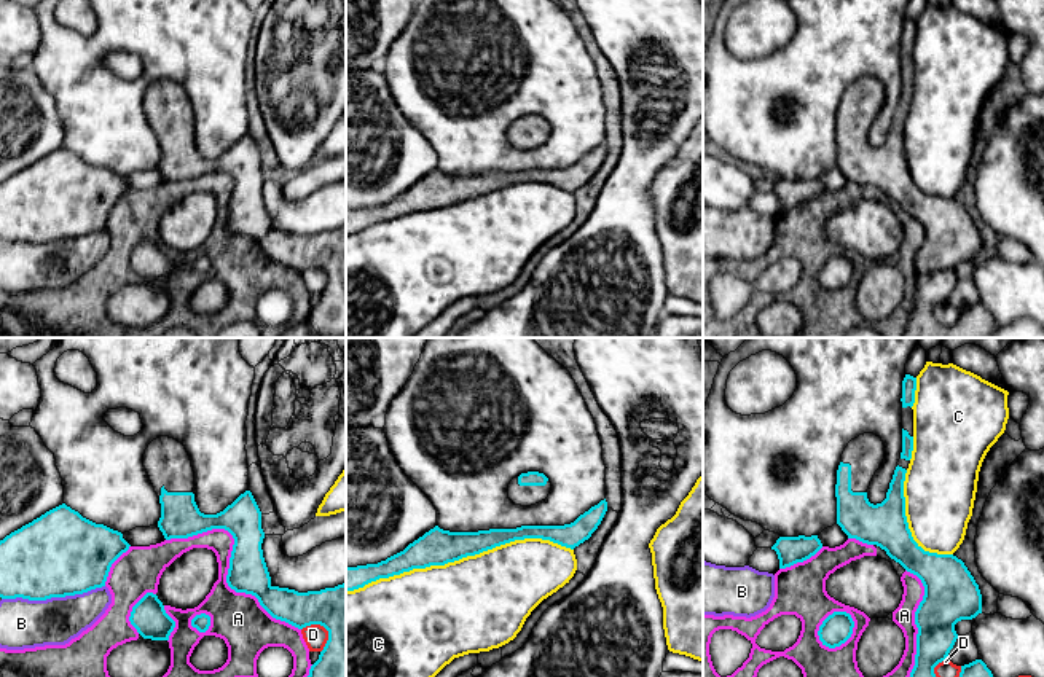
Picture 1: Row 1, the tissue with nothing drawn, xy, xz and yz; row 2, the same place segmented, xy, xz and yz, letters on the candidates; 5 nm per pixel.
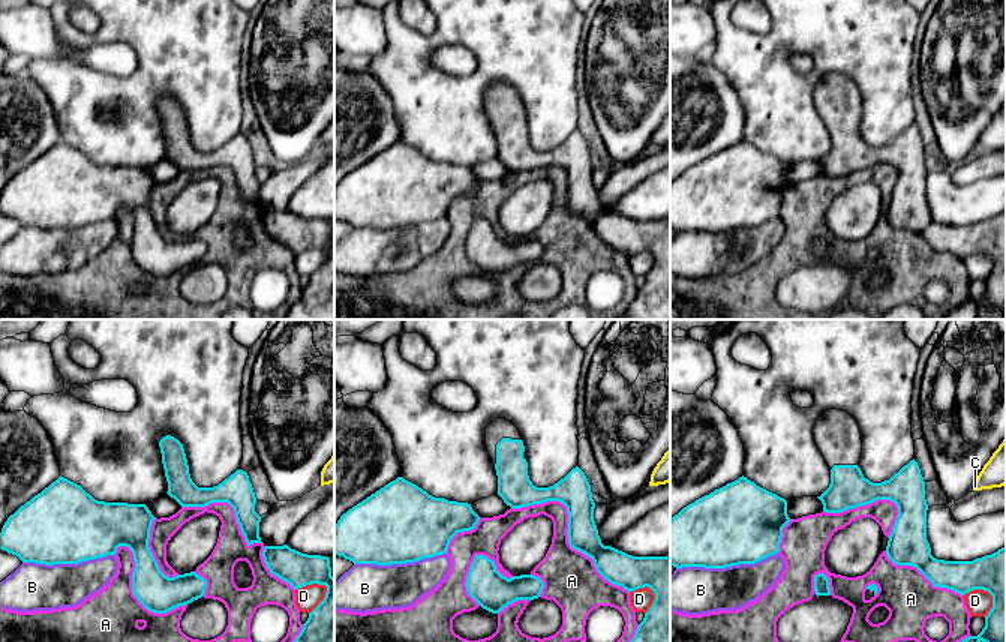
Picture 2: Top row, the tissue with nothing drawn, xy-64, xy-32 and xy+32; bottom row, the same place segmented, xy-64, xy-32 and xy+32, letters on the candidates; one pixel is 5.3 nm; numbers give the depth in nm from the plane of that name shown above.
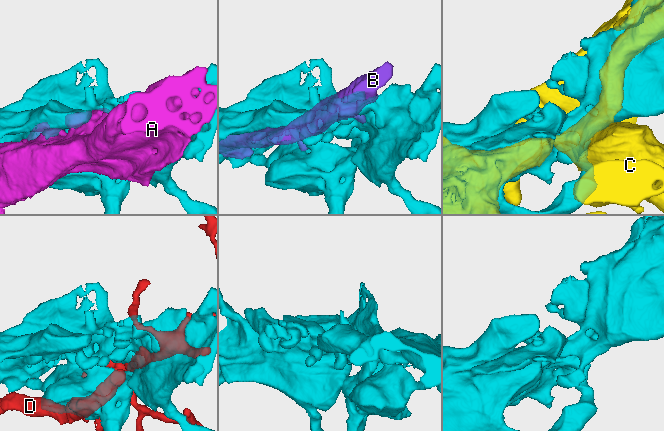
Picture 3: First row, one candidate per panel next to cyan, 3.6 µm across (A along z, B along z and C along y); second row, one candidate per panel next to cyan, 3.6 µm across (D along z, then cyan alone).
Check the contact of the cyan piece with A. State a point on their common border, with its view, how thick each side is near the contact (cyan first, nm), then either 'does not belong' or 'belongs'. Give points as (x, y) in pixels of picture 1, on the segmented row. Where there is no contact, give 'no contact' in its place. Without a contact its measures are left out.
contact xy (230, 564); calibres 200 and 220 nm; does not belong

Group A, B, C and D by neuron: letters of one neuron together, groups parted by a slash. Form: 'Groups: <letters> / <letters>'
Groups: A / B / C / D

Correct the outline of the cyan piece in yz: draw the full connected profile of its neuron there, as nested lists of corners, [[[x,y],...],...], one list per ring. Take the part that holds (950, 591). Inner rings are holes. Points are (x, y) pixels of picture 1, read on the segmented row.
[[[916,378],[902,381],[902,452],[886,499],[870,503],[867,489],[885,459],[880,436],[864,433],[851,440],[837,470],[837,524],[848,535],[877,545],[916,575],[924,596],[915,612],[916,655],[910,677],[936,677],[934,667],[945,661],[958,634],[955,624],[982,613],[982,594],[974,577],[953,554],[924,551],[912,537],[905,516],[904,481],[913,451],[913,403]]]

